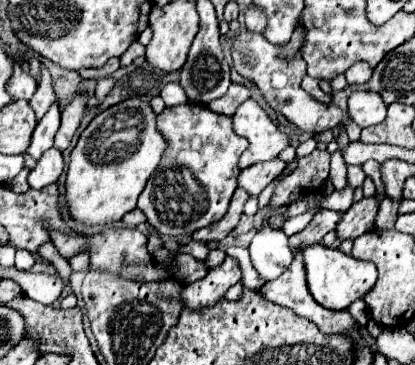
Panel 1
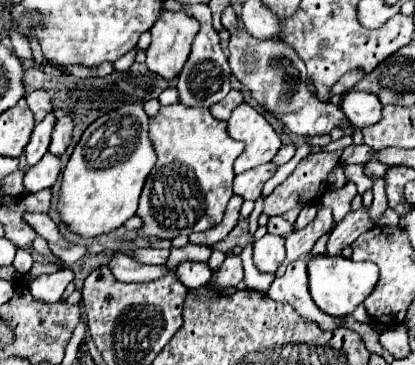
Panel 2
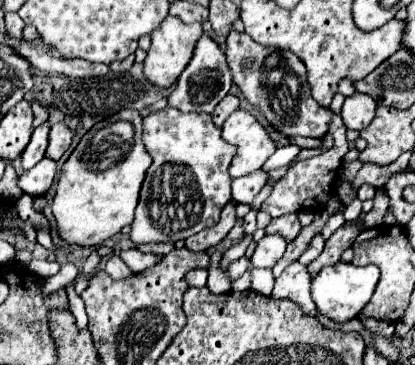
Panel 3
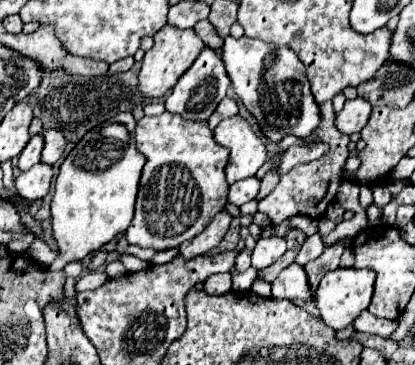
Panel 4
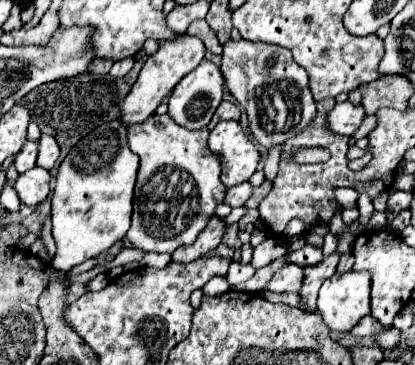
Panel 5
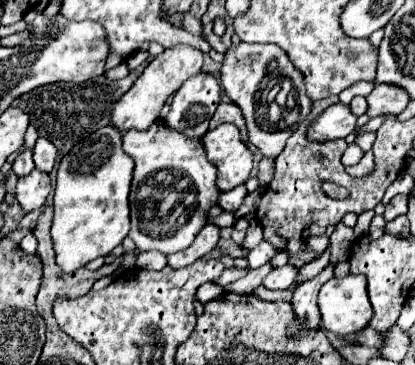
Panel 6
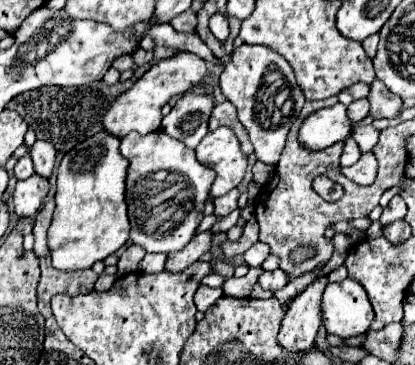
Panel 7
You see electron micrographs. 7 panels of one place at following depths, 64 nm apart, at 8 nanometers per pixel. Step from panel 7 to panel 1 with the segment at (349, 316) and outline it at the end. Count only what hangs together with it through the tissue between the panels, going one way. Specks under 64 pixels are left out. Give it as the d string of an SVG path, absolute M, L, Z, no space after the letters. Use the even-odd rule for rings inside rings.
M322 244L306 246L302 250L304 264L306 264L306 274L308 274L308 288L314 300L328 308L328 310L348 310L348 306L360 298L364 298L372 286L376 284L376 266L372 262L362 262L352 256L346 256L340 250L334 248L324 248Z

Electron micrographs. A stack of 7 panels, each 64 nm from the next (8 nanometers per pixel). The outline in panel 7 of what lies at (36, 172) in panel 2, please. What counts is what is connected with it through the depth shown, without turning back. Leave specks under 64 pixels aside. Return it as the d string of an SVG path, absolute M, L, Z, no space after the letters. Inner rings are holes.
M30 176L26 180L18 180L16 182L16 190L14 190L14 212L20 216L20 218L28 218L28 216L34 216L40 206L44 204L44 198L50 190L50 184L46 178L42 176Z

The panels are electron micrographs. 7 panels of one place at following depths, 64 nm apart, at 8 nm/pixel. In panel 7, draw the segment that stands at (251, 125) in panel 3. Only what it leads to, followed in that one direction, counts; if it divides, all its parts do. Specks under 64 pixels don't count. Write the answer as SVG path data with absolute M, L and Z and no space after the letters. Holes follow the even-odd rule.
M220 126L214 132L208 132L196 146L196 156L200 164L216 172L216 180L210 188L212 198L224 196L242 182L248 160L242 154L240 142L230 128Z

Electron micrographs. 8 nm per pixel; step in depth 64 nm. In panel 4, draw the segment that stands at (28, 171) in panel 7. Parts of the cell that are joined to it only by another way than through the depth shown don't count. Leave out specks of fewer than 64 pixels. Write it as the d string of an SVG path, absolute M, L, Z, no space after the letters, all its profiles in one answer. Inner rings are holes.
M32 136L30 142L26 144L26 148L20 152L18 156L18 168L24 172L28 168L32 168L36 162L40 162L40 152L44 148L44 140L42 136Z

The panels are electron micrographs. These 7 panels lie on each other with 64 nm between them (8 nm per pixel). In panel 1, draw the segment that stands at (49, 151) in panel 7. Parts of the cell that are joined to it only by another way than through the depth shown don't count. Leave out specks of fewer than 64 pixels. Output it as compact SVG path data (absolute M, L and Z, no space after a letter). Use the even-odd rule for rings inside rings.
M76 94L74 100L72 100L72 104L68 104L64 108L64 112L62 112L62 124L60 124L60 128L58 128L56 136L54 136L54 148L58 148L58 150L64 152L70 146L70 140L72 140L72 136L74 136L80 120L82 120L84 112L86 112L86 98L88 98L86 94Z

